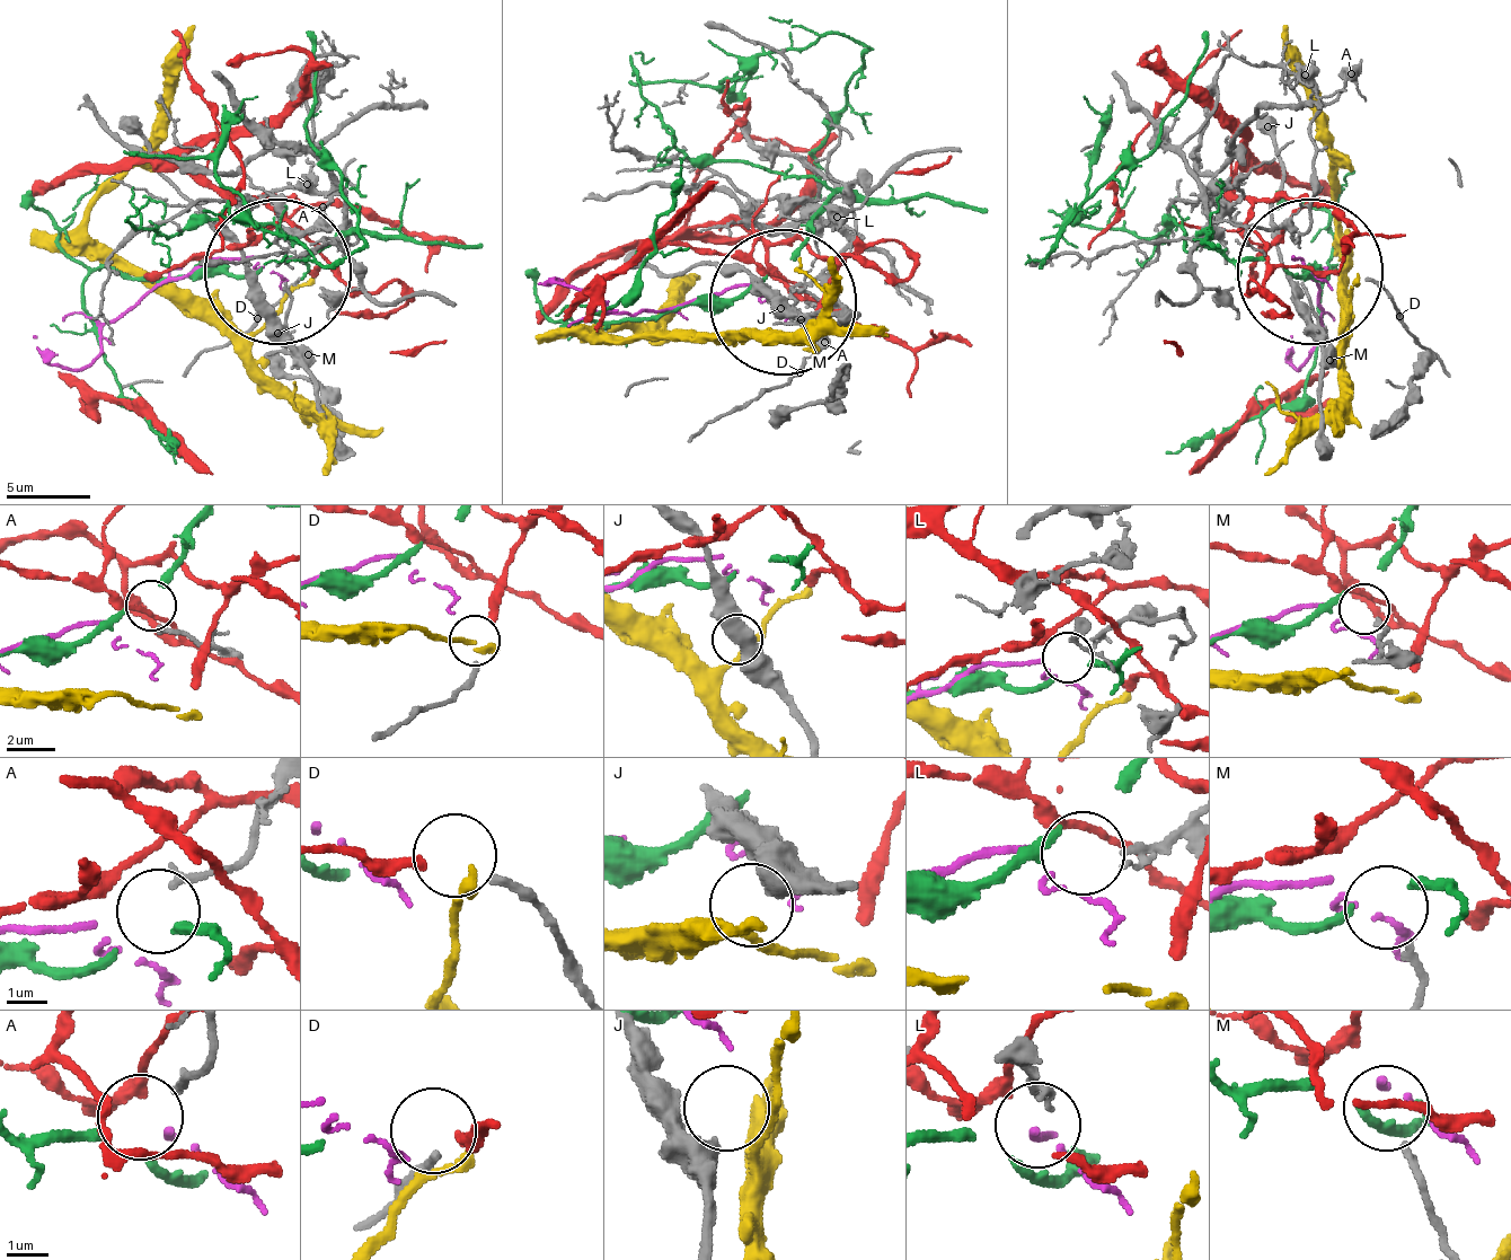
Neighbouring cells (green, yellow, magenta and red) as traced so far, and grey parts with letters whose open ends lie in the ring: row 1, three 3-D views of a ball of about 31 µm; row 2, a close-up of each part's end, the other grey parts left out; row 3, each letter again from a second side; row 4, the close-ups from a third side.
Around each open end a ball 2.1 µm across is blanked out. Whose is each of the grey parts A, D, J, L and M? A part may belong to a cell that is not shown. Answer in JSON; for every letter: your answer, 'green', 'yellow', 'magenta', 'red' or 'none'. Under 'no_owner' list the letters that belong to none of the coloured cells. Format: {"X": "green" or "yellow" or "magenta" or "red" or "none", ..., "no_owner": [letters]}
{"A": "green", "D": "red", "J": "none", "L": "magenta", "M": "none", "no_owner": ["J", "M"]}

